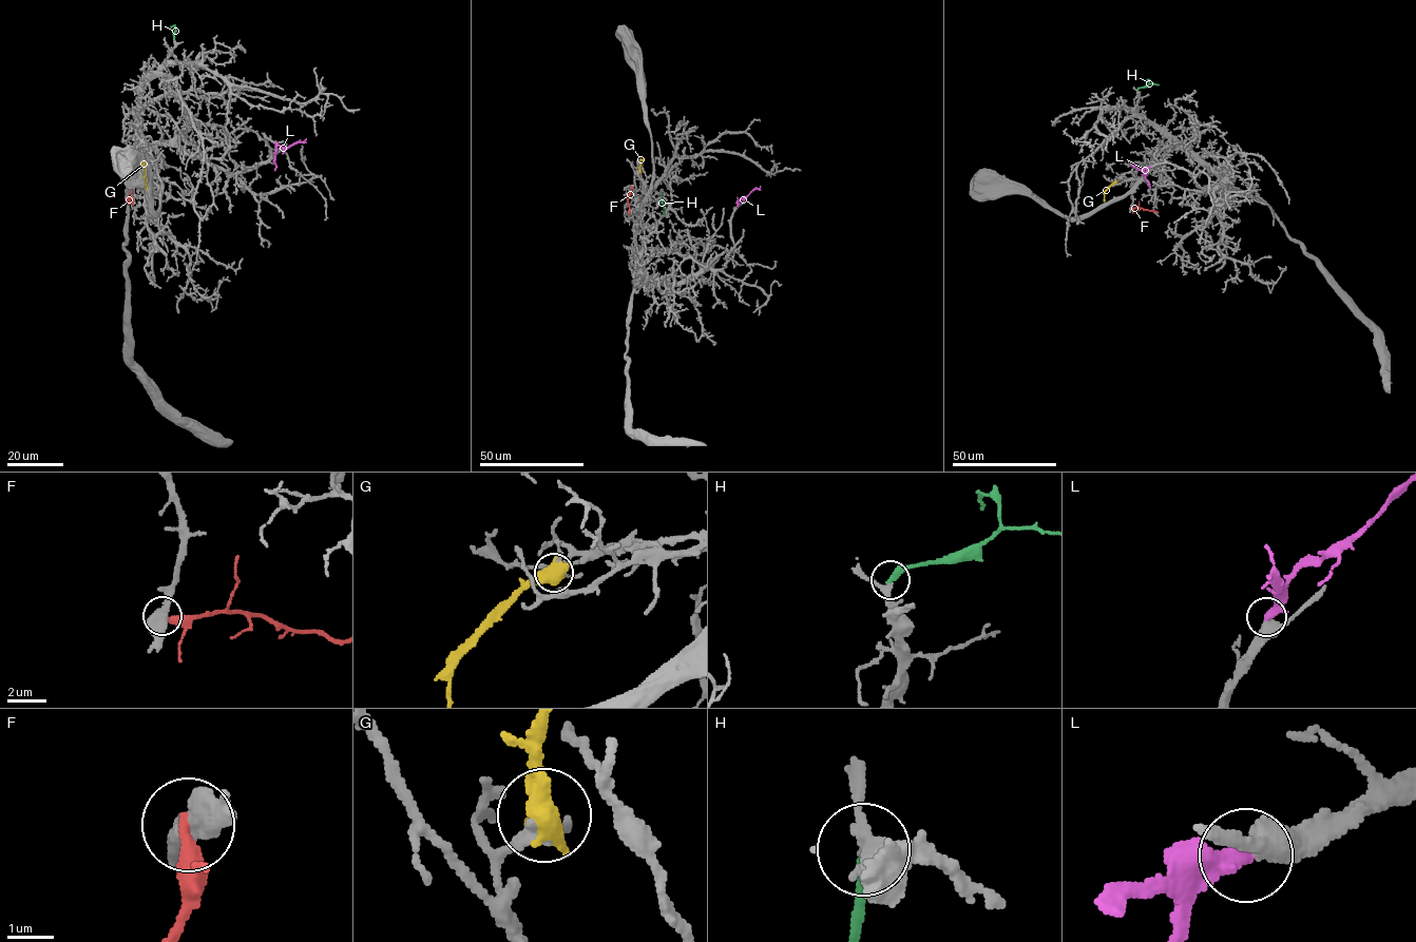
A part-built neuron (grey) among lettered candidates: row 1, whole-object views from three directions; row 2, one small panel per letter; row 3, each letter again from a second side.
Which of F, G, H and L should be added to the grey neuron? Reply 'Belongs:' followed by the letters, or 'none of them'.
Belongs: H, L

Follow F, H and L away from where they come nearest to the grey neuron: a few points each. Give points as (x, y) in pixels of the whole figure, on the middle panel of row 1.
F: (631, 186), (628, 198), (629, 213)
H: (663, 193), (663, 214)
L: (737, 205), (760, 186)

